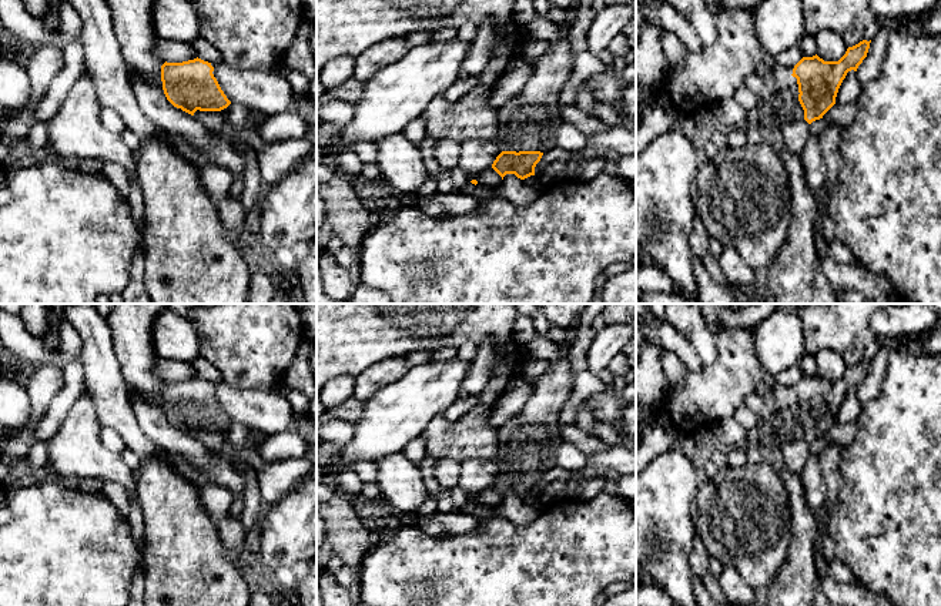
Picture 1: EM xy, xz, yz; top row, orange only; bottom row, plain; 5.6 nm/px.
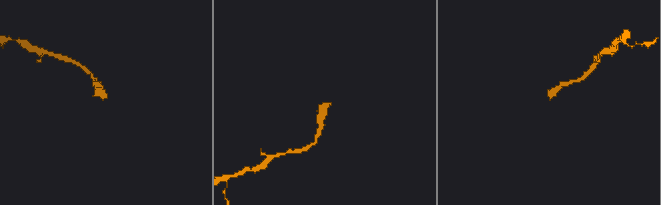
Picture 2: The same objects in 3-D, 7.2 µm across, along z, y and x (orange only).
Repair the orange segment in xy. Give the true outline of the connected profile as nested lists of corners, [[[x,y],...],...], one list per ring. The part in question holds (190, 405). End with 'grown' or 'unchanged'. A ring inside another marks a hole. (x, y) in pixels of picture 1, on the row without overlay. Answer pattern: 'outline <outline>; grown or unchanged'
outline [[[194,378],[161,385],[163,409],[177,428],[198,438],[208,449],[230,446],[227,426],[231,421],[212,394],[211,382]]]; grown

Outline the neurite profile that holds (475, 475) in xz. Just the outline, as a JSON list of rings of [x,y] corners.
[[[470,458],[461,463],[458,486],[468,493],[476,493],[492,486],[502,471],[503,469],[496,459],[482,461]]]

